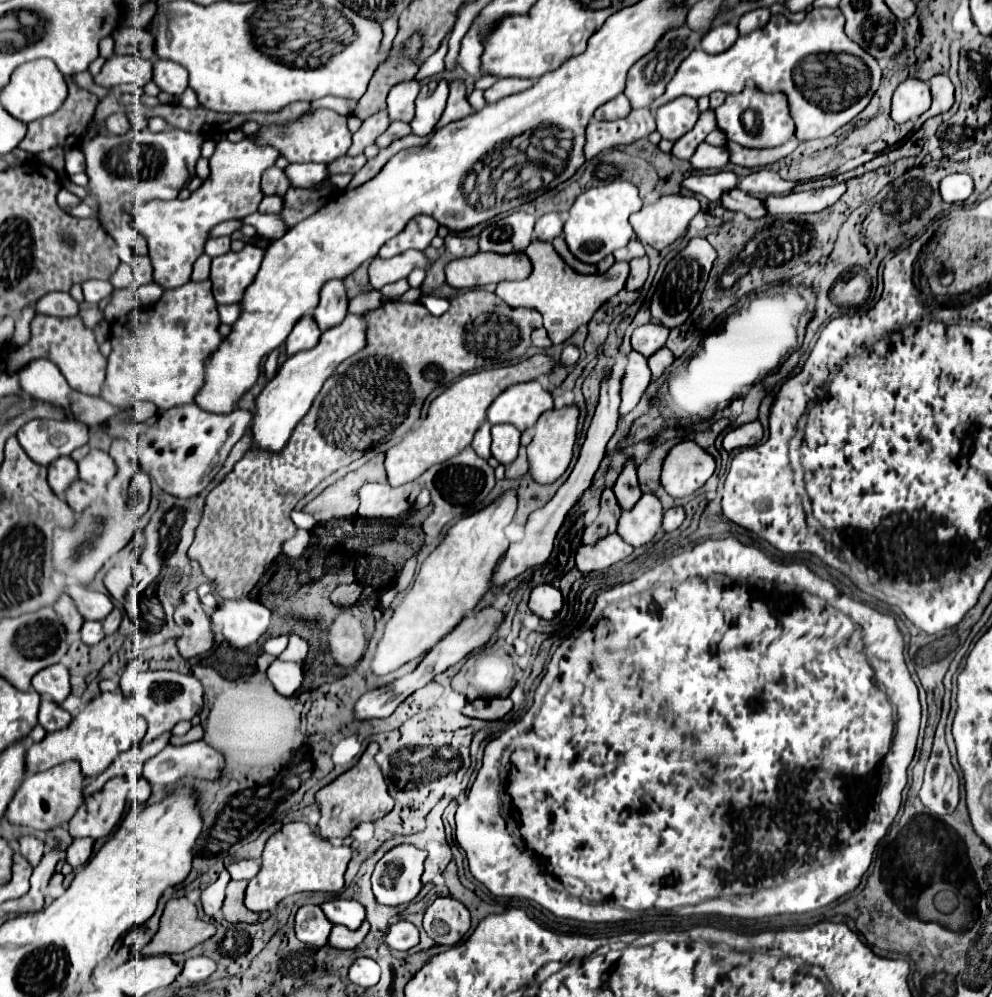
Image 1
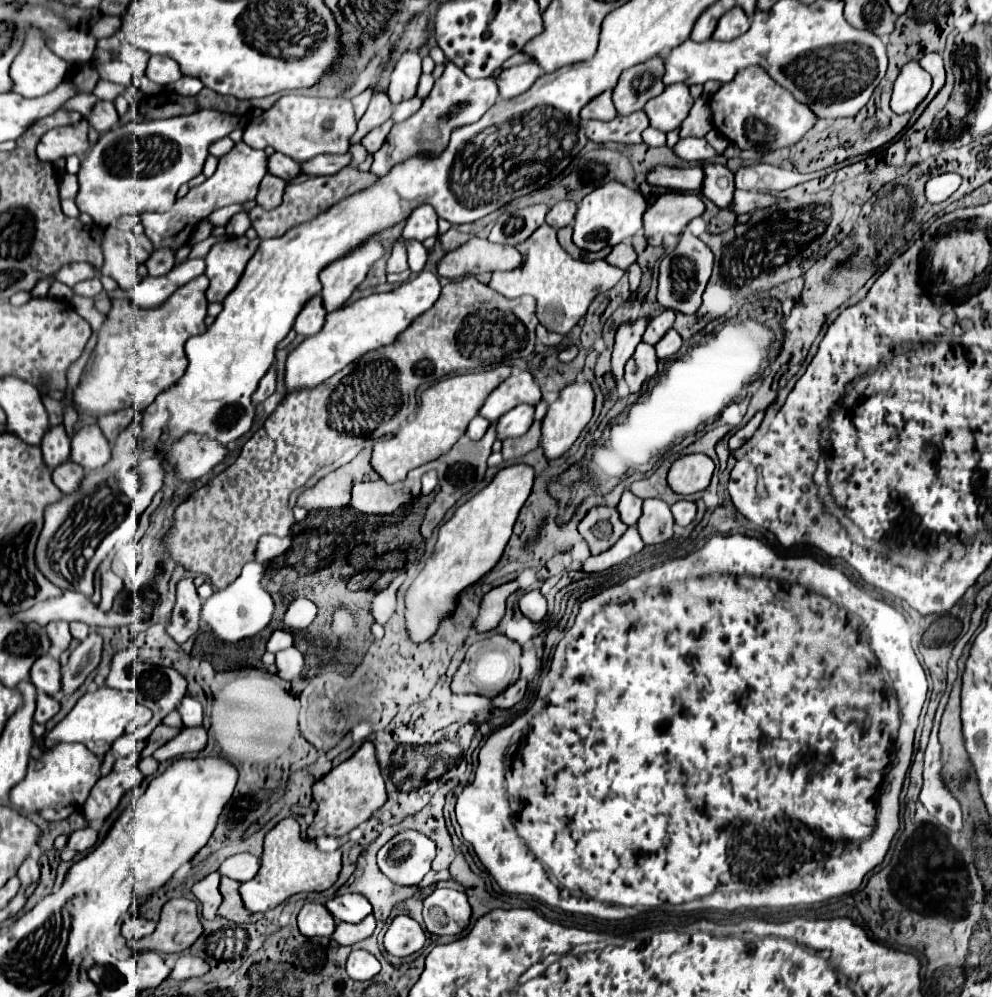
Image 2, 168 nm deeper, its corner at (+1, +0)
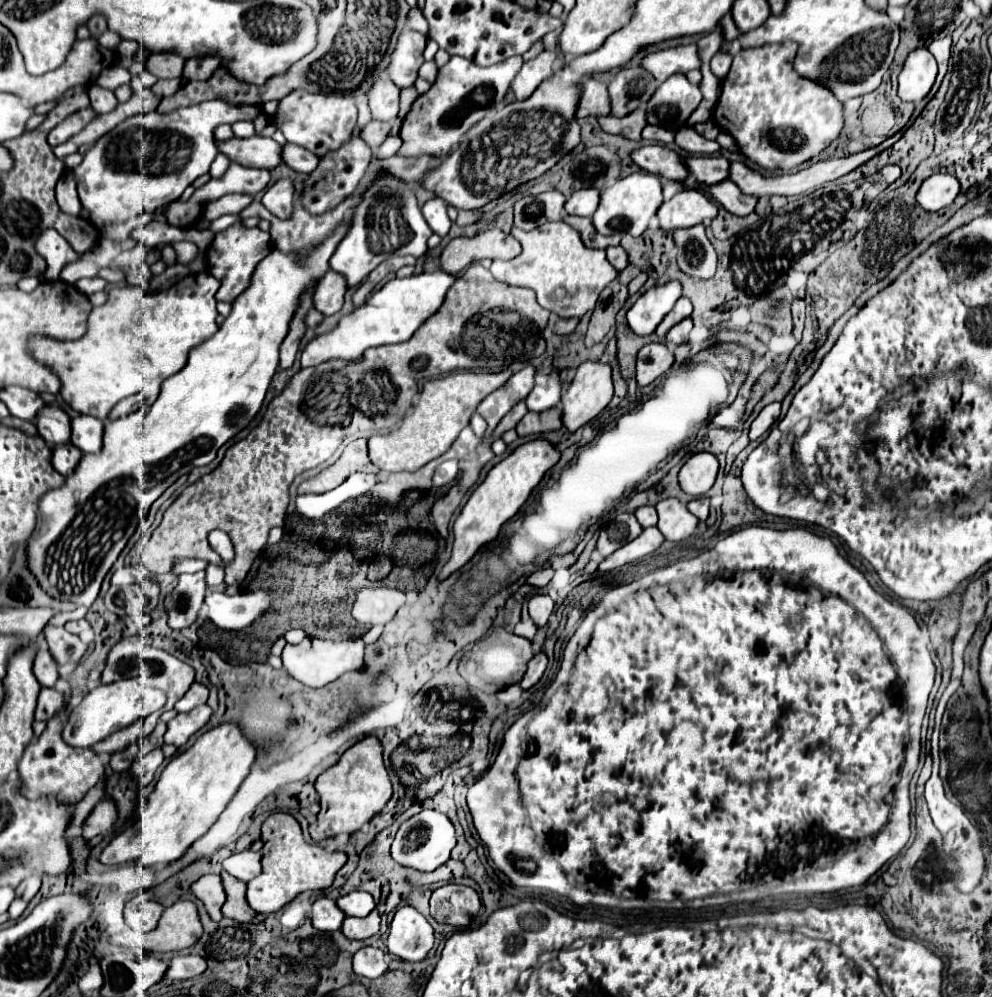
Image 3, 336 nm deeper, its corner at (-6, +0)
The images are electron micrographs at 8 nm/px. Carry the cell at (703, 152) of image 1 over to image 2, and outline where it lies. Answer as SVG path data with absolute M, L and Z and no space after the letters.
M681 138L675 146L673 146L673 152L683 158L683 160L709 160L713 158L717 152L713 150L713 146L707 144L707 140L699 140L699 138Z

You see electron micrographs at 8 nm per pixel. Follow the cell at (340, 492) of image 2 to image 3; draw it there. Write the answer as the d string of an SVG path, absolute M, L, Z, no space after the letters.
M358 438L350 442L344 450L344 454L326 470L322 470L318 476L306 480L300 484L298 494L322 494L336 486L340 486L350 474L354 472L374 472L378 474L378 468L368 458L368 446L366 438Z

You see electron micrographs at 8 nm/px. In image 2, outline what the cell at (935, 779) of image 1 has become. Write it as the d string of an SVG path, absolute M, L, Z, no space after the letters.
M937 730L931 732L929 744L925 748L927 760L925 760L925 770L923 770L923 788L919 794L921 804L927 808L929 814L937 816L937 820L951 832L961 830L961 806L959 802L951 796L949 788L943 782L941 776L941 744L937 740Z

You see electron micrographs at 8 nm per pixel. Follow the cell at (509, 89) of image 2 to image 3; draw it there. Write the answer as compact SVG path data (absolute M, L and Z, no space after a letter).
M542 52L536 58L524 62L522 70L512 82L512 92L516 100L526 100L542 80L550 78L554 74L554 64L556 64L554 52Z

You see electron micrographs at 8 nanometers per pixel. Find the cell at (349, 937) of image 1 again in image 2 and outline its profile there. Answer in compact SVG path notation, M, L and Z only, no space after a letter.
M369 914L369 916L363 918L359 924L339 922L331 938L333 938L337 944L343 944L343 946L351 944L351 946L353 946L353 944L369 938L369 936L373 934L373 930L375 930L375 918L373 918L373 914Z

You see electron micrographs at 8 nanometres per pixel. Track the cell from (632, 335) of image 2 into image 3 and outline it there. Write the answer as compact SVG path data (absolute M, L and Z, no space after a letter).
M668 282L658 288L650 288L638 302L628 310L628 326L636 336L650 336L662 318L672 310L680 298L682 288L678 282Z

